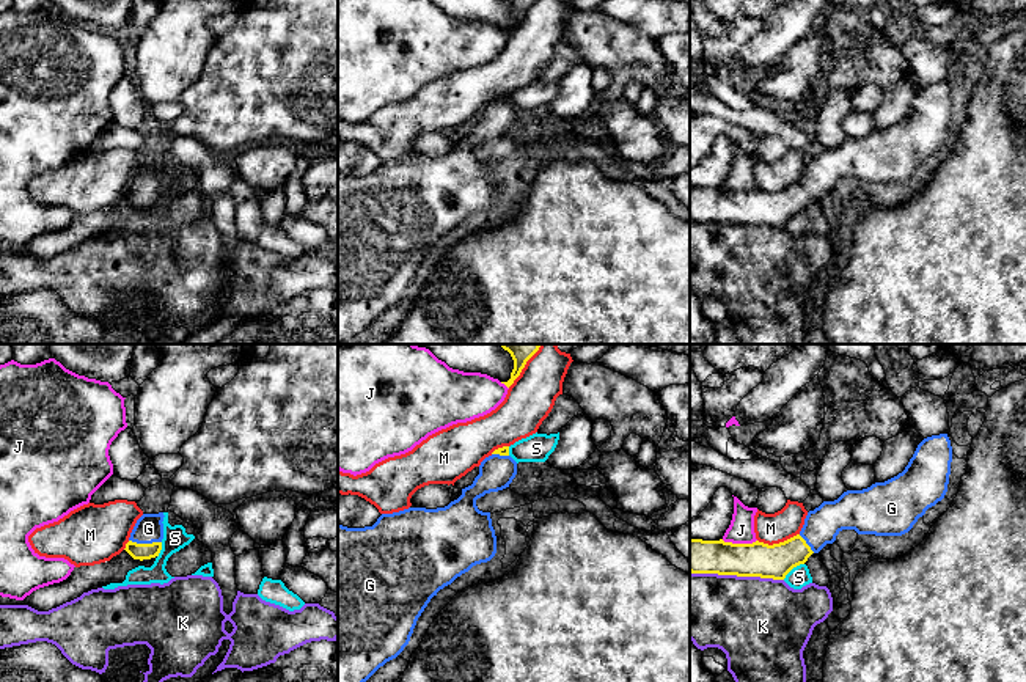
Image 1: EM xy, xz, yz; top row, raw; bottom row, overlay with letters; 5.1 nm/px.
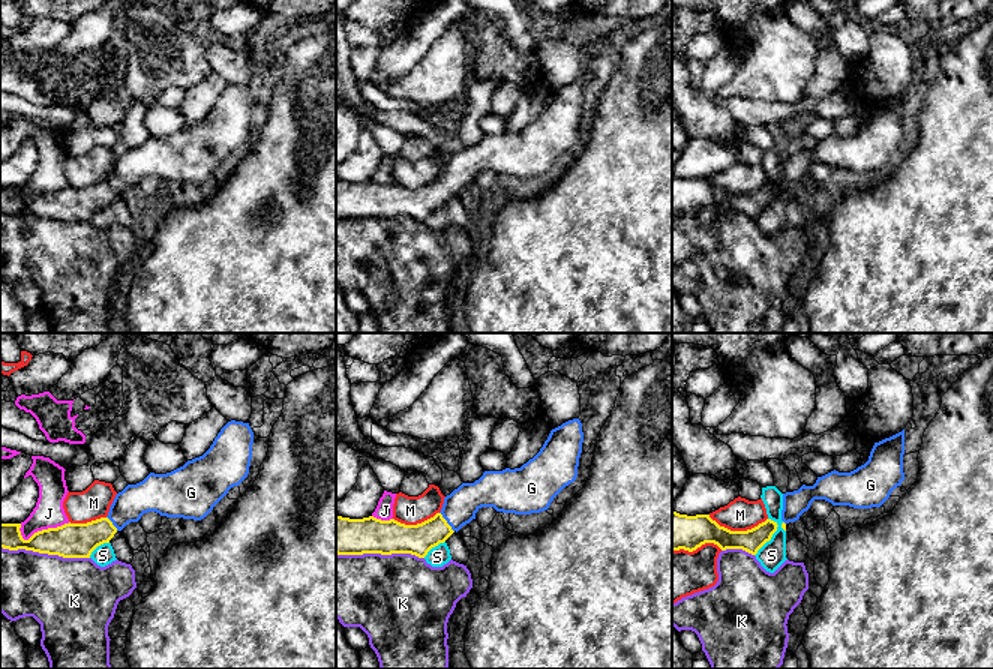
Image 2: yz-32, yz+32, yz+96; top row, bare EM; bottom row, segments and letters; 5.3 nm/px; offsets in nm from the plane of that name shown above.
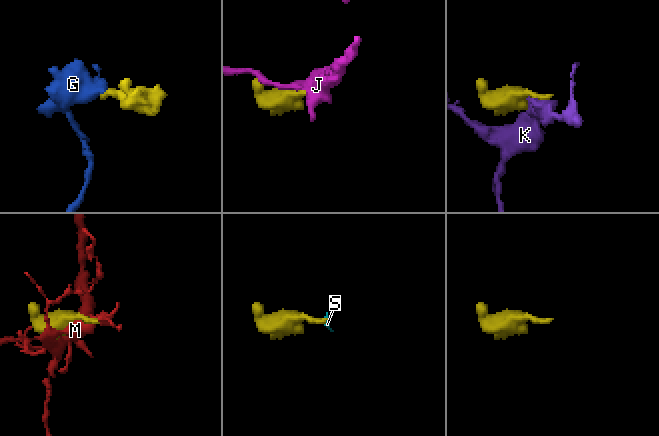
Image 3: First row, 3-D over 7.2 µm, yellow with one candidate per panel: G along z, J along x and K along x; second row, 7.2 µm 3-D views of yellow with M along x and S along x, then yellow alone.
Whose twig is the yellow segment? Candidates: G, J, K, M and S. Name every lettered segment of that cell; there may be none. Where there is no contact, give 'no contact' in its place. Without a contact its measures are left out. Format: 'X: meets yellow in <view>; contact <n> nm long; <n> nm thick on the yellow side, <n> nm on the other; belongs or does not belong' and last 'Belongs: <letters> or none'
G: meets yellow in xy; contact 170 nm long; 80 nm thick on the yellow side, 140 nm on the other; belongs
J: meets yellow in yz; contact 180 nm long; 180 nm thick on the yellow side, 130 nm on the other; does not belong
K: meets yellow in yz; contact 480 nm long; 180 nm thick on the yellow side, 460 nm on the other; does not belong
M: meets yellow in yz; contact 220 nm long; 180 nm thick on the yellow side, 160 nm on the other; does not belong
S: meets yellow in yz; contact 140 nm long; 180 nm thick on the yellow side, 110 nm on the other; does not belong
Belongs: G

